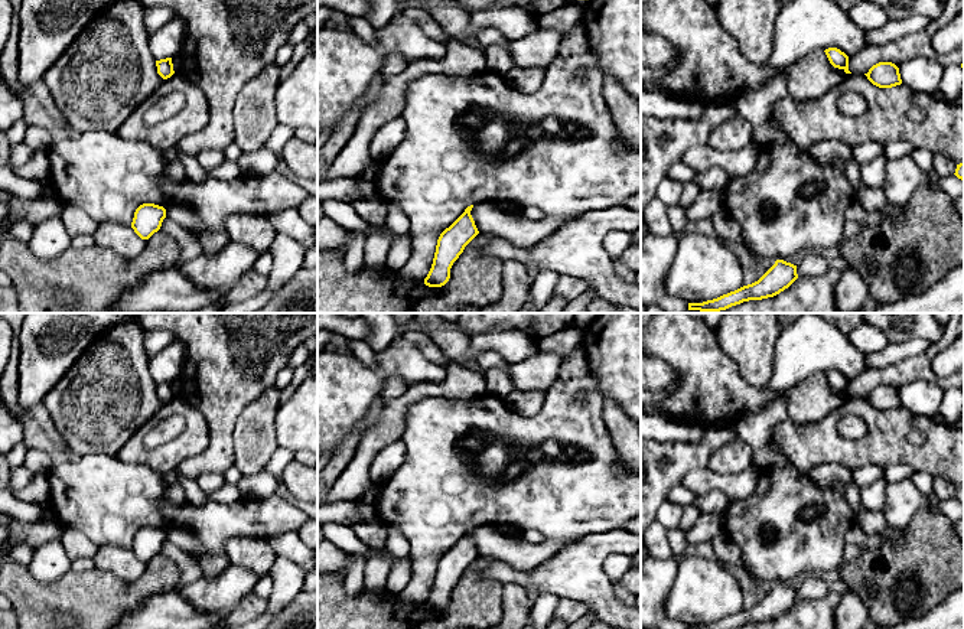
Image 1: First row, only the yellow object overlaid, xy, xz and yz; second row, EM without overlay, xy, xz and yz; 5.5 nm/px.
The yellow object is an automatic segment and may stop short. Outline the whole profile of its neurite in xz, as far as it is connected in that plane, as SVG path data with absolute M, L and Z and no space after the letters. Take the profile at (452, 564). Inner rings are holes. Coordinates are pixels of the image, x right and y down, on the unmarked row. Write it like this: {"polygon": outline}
{"polygon": "M473 528L468 529L465 535L440 557L431 591L424 602L426 609L444 609L450 602L453 586L463 576L465 570L479 557L470 538L472 531Z"}

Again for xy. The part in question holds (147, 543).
{"polygon": "M154 527L140 528L131 545L131 551L141 563L149 563L162 550L166 541L166 532Z"}

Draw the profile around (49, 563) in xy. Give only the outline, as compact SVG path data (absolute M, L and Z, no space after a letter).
M53 538L35 550L35 555L27 566L29 573L42 583L56 581L71 571L61 538Z

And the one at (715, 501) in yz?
M711 491L706 495L698 496L694 506L701 514L714 512L714 514L719 514L723 516L729 508L730 502L732 501L723 492Z

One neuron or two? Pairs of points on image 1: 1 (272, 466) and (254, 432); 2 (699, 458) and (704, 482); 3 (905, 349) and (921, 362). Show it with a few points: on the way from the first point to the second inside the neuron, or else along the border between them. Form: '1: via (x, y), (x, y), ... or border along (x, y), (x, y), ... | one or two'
1: border along (277, 446), (263, 469) | two
2: border along (706, 466), (691, 469), (680, 484) | two
3: border along (930, 344), (924, 351), (882, 368) | two

